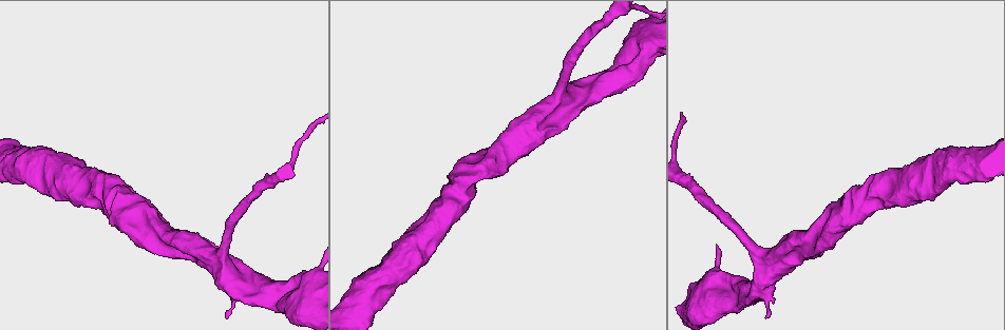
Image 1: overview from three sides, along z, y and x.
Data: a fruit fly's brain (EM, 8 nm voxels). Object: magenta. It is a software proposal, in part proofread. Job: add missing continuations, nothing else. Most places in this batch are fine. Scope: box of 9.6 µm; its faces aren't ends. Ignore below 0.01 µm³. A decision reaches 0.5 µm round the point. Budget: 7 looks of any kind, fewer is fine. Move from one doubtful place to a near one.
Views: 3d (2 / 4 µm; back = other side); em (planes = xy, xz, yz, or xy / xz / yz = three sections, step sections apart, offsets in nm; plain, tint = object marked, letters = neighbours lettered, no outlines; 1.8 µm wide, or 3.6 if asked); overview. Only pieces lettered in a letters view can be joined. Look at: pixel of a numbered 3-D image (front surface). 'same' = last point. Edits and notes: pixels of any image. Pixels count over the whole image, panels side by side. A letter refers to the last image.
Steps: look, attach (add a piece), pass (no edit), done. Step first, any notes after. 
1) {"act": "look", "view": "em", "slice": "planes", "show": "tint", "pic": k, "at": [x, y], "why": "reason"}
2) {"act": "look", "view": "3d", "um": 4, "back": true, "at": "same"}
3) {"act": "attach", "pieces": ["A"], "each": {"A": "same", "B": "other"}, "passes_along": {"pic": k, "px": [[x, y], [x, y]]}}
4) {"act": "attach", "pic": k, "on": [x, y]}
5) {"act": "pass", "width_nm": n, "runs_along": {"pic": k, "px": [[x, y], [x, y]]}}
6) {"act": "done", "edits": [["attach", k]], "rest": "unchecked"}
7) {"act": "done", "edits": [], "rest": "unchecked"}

{"act": "look", "view": "em", "slice": "planes", "show": "letters", "pic": 1, "at": [726, 273], "why": "an open end"}

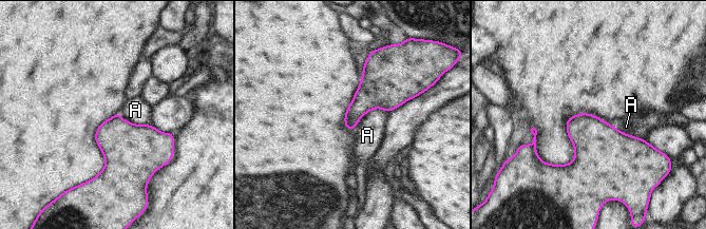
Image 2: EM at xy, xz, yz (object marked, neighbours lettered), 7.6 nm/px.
{"act": "pass", "each": {"A": "other"}, "border": {"pic": 2, "px": [[387, 112], [369, 110], [352, 130]]}, "found": "no lettered piece goes on from it"}

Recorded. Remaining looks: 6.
{"act": "look", "view": "em", "um": 3.6, "slice": "yz", "step": 16, "show": "letters", "pic": 1, "at": [192, 252], "why": "free end"}

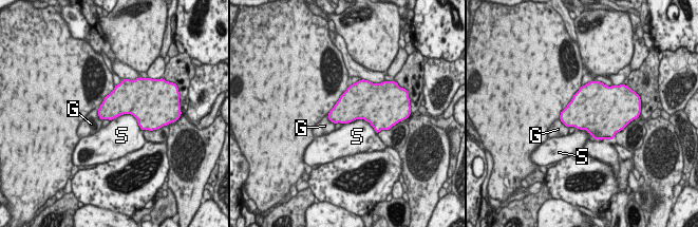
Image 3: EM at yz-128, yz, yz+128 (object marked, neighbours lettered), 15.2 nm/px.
{"act": "pass", "each": {"G": "other", "S": "other"}, "border": {"pic": 3, "px": [[110, 120], [131, 114], [143, 131]]}, "found": "no lettered piece goes on from it"}

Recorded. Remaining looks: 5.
{"act": "look", "view": "3d", "um": 4, "pic": 1, "at": [228, 317], "why": "free end"}

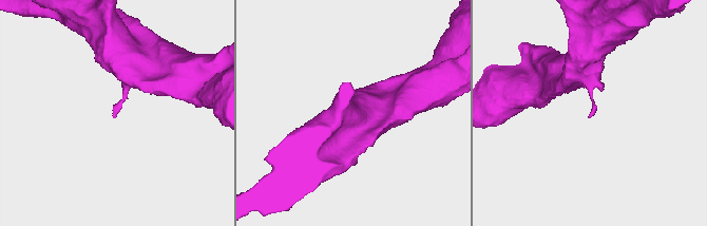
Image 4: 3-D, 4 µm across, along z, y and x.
{"act": "look", "view": "em", "slice": "planes", "show": "letters", "pic": 4, "at": [113, 116], "why": "now the EM"}

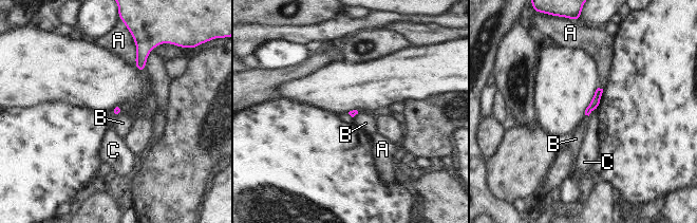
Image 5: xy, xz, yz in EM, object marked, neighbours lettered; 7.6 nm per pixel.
{"act": "pass", "each": {"A": "other", "B": "other", "C": "other"}, "border": {"pic": 5, "px": [[597, 109], [588, 115]]}, "found": "no lettered piece goes on from it"}

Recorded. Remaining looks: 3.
{"act": "done", "edits": [], "rest": "unchecked"}

